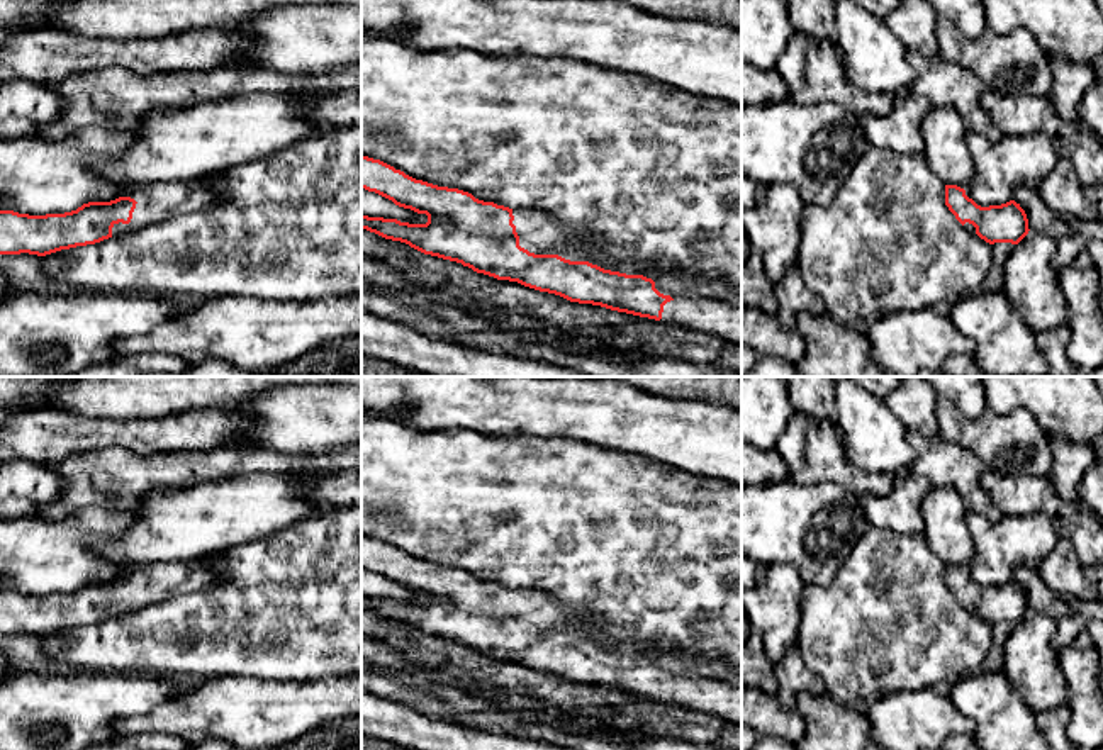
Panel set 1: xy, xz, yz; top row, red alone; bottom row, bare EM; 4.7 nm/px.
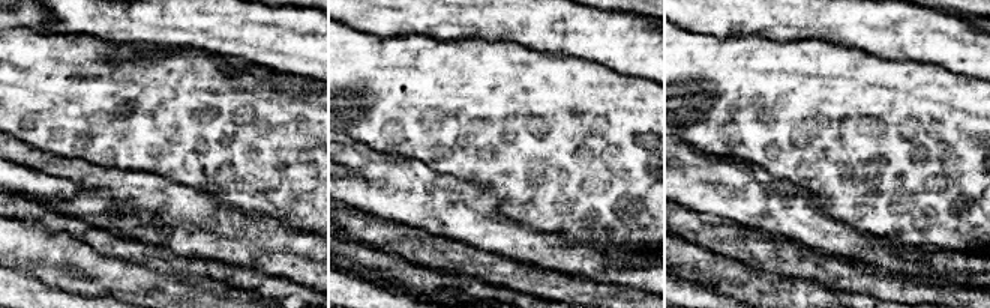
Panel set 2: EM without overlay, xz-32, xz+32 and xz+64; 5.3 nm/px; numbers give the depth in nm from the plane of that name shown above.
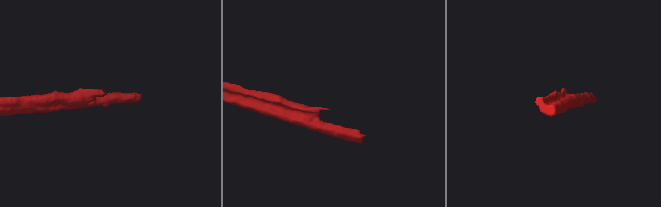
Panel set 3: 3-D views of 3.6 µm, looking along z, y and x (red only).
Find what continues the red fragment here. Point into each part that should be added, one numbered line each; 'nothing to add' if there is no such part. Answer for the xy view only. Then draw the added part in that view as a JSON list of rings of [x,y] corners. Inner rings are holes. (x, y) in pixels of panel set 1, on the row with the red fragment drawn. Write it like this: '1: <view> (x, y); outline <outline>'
1: xy (160, 201); outline [[[210,180],[154,182],[127,185],[122,197],[134,199],[136,209],[129,224],[114,224],[112,236],[136,231],[188,212],[200,212],[219,199]]]

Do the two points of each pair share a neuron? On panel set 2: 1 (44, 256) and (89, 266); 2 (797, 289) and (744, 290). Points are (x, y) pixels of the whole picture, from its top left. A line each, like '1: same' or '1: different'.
1: same
2: same

